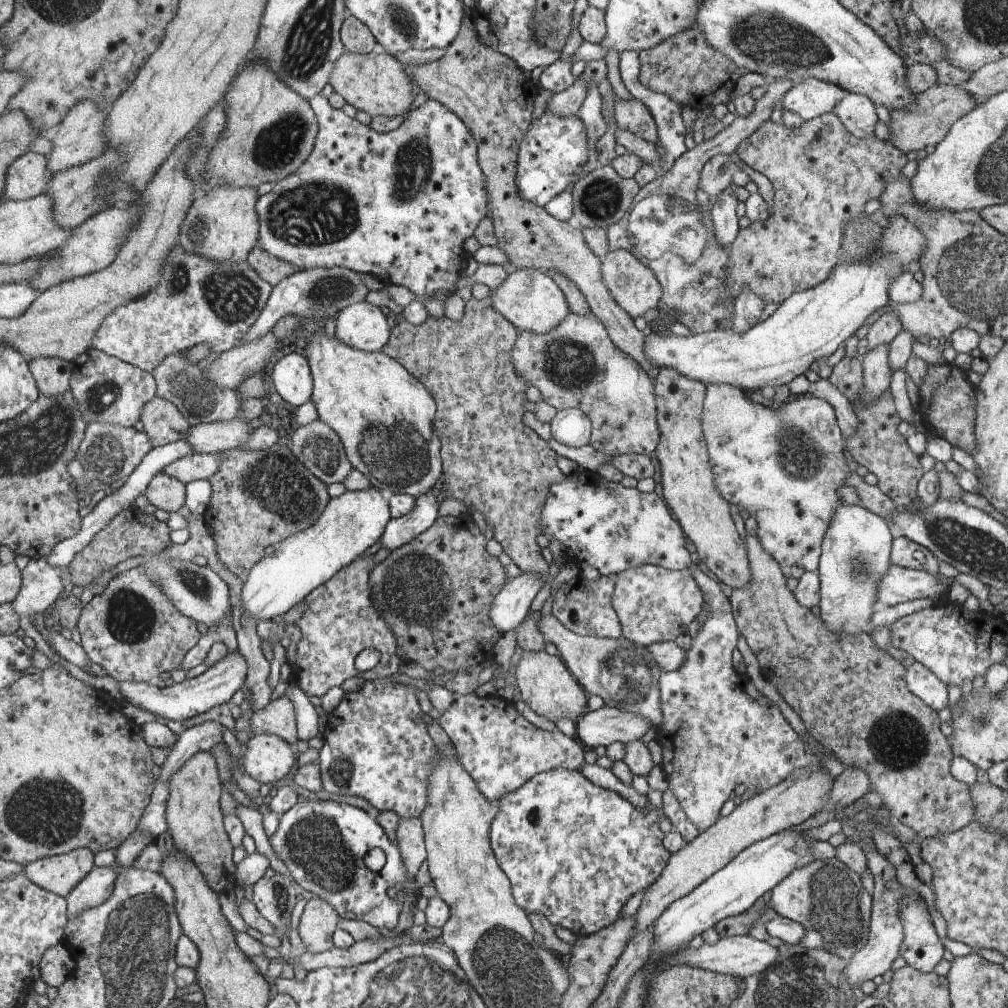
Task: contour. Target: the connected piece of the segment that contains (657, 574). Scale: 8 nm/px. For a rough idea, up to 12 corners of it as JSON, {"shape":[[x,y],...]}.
{"shape":[[692,569],[614,576],[622,635],[674,641],[702,610]]}

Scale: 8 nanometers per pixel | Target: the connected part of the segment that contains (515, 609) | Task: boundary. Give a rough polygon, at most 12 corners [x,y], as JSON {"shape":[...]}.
{"shape":[[529,572],[497,594],[490,616],[502,632],[514,631],[544,583]]}

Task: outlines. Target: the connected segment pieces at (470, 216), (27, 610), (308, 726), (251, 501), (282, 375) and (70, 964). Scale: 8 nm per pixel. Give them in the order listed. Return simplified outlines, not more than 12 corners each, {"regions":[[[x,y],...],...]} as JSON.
{"regions":[[[322,93],[260,240],[444,302],[489,214],[477,141],[428,99],[382,133]],[[30,559],[11,605],[20,628],[40,646],[34,614],[45,614],[64,591],[62,569]],[[287,686],[295,708],[297,738],[312,740],[323,730],[301,688]],[[288,445],[232,449],[203,518],[244,583],[332,500]],[[302,354],[275,362],[272,385],[283,405],[311,400],[312,377]],[[64,941],[45,950],[41,979],[58,988],[80,969]]]}

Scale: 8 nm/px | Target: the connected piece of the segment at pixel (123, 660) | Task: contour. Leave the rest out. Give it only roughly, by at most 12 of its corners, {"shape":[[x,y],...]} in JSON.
{"shape":[[142,566],[83,605],[89,660],[117,683],[178,670],[200,640]]}

